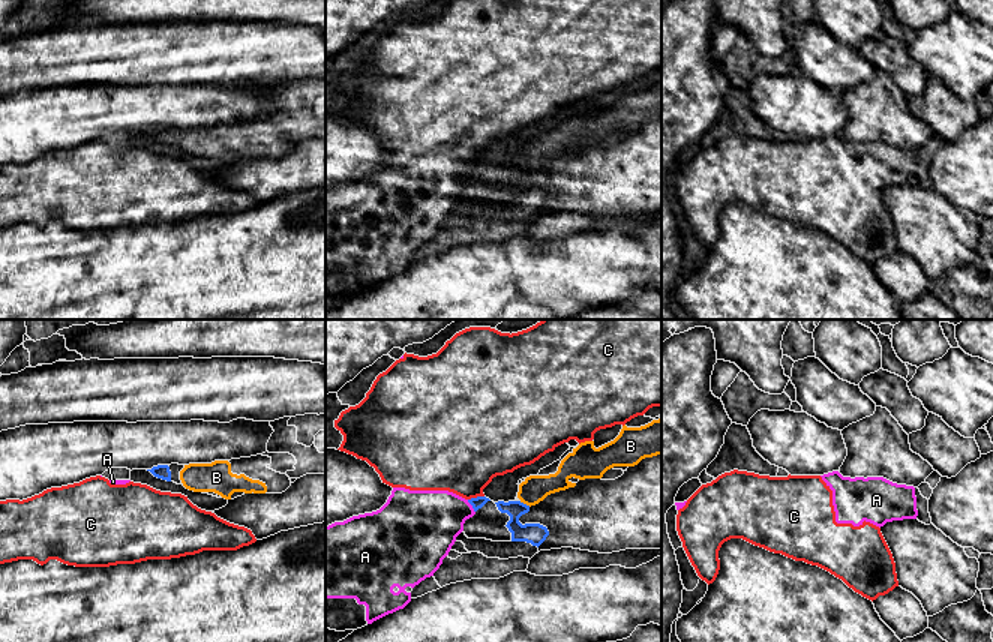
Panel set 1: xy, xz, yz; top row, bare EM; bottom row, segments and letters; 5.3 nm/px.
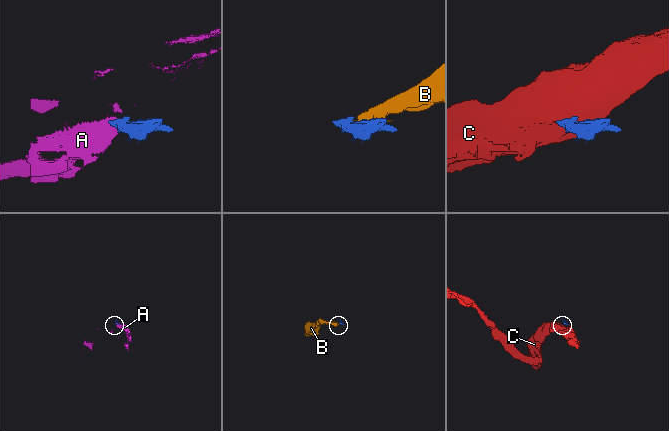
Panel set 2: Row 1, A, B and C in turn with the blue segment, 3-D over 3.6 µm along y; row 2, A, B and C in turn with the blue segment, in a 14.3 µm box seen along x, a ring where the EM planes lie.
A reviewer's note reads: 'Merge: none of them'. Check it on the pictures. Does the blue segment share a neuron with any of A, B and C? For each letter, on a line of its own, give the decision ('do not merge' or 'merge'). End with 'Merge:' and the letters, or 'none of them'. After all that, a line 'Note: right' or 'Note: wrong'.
A: do not merge
B: merge
C: do not merge
Merge: B
Note: wrong

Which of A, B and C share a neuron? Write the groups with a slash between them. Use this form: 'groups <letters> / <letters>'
groups A C / B

